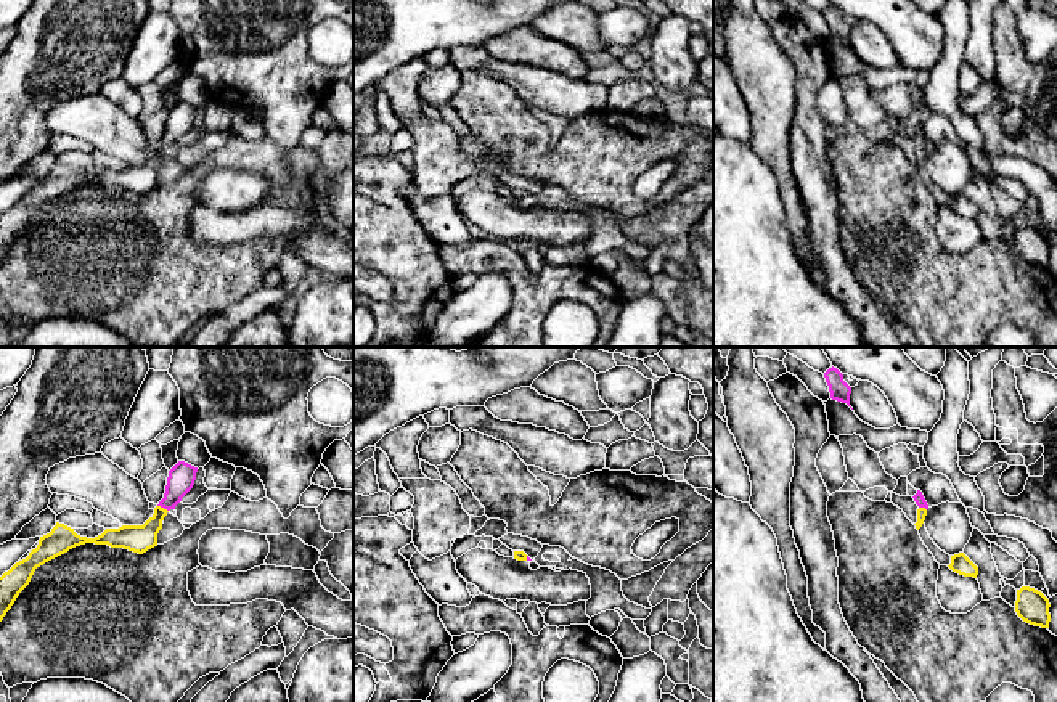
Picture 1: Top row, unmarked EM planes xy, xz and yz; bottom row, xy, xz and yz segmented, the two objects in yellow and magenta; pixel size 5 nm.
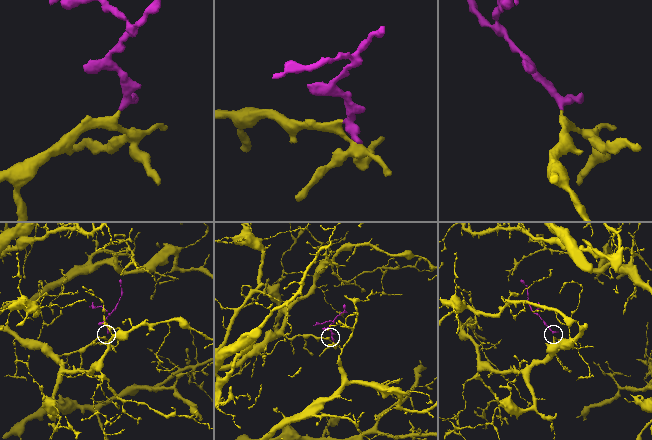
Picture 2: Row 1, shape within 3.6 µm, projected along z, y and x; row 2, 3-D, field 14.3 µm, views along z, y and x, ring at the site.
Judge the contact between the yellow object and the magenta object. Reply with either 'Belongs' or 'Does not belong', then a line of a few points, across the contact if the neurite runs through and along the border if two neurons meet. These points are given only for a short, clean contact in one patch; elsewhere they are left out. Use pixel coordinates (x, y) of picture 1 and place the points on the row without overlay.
Belongs. Line: xy (138, 179), (156, 161), (163, 148), (171, 140), (182, 116)

